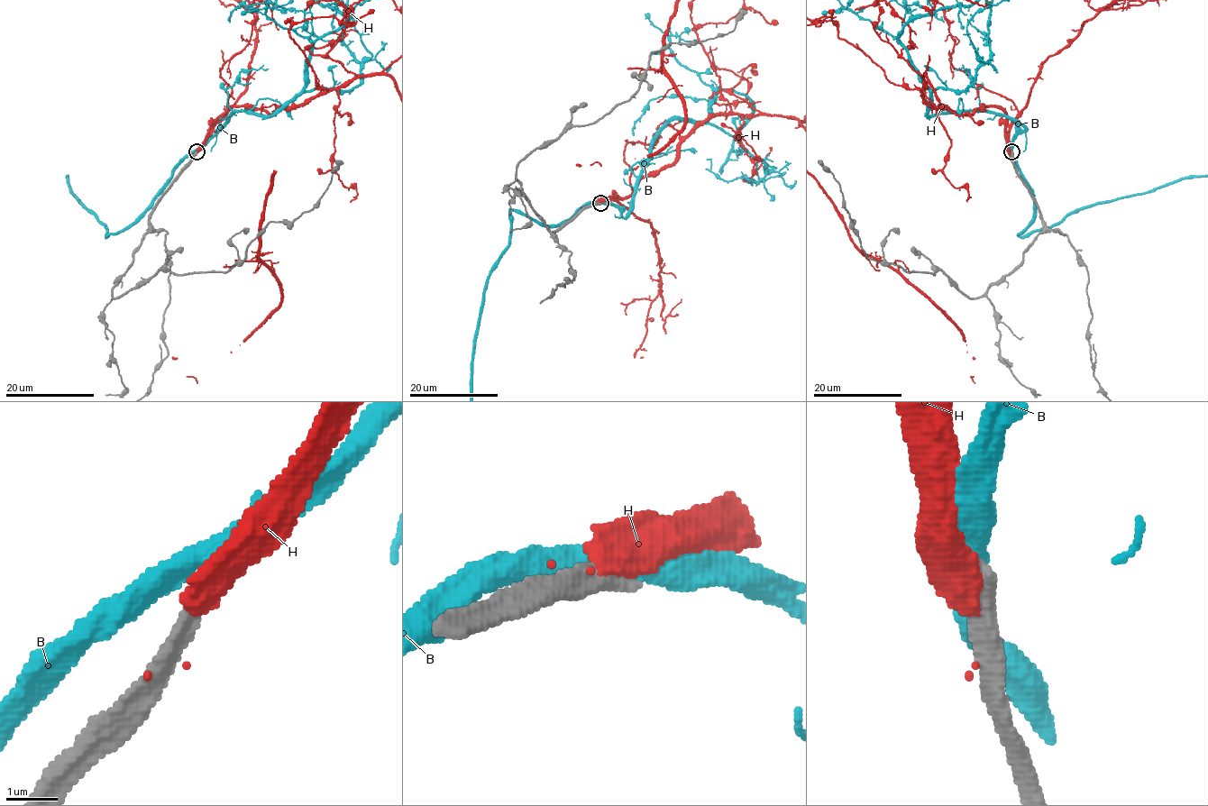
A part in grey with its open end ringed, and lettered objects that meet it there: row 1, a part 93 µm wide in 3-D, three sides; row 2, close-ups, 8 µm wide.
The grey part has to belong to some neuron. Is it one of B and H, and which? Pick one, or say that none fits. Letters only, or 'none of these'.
none of these

